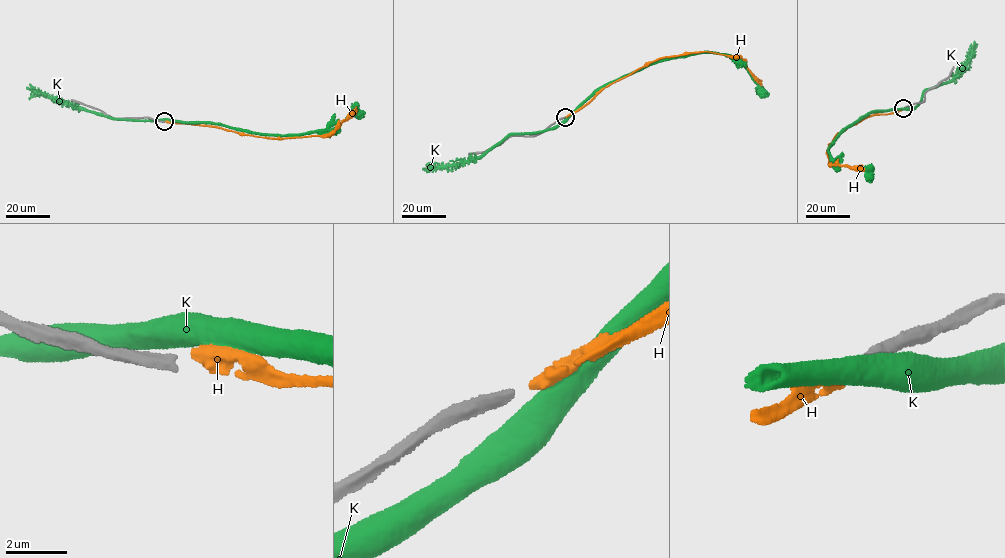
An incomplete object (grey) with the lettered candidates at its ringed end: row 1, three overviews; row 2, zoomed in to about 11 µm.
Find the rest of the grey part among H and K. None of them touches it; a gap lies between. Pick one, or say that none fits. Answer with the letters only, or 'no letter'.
H

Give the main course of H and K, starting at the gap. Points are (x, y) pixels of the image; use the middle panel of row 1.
H: (566, 117), (587, 105), (604, 87), (651, 62), (694, 52), (737, 56), (762, 85)
K: (565, 118), (605, 86), (659, 62), (702, 53), (729, 55), (739, 62)

